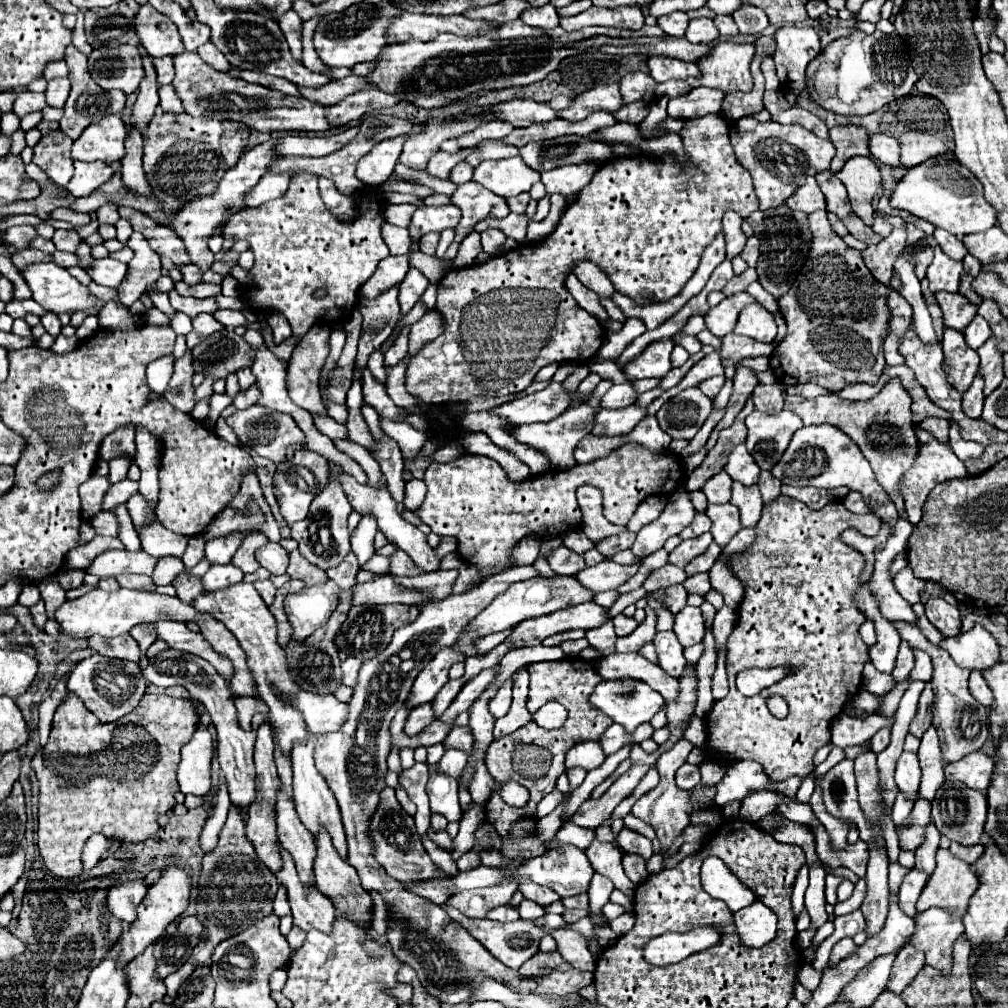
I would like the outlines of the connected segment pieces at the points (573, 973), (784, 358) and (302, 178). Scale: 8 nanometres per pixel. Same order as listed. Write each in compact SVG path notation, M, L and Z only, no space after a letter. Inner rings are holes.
M510 567L510 569L504 569L502 573L490 575L480 585L468 589L466 593L448 595L442 601L422 603L420 615L416 617L416 621L396 629L390 645L382 653L378 653L378 657L362 663L358 683L354 687L354 695L348 701L348 719L342 725L342 729L334 733L324 733L316 741L316 751L314 751L316 767L326 777L340 805L342 823L344 823L346 839L348 839L348 863L356 867L362 887L366 891L370 889L378 891L386 899L386 903L392 907L390 909L390 913L394 915L392 933L388 933L386 939L390 941L398 959L414 967L426 991L438 997L442 1003L470 1001L470 993L458 993L458 979L470 981L474 977L474 971L484 971L488 977L494 977L496 981L508 985L516 993L568 995L568 993L580 991L584 985L590 985L594 981L594 975L590 971L578 971L578 969L552 971L550 975L530 977L530 979L522 977L518 971L512 971L510 967L500 963L496 957L492 957L468 931L464 931L460 925L450 921L438 905L410 893L398 881L394 881L374 861L372 845L368 839L368 821L378 805L378 793L384 789L384 777L388 771L388 765L386 765L386 757L390 753L388 727L400 703L406 701L406 697L410 695L416 675L434 657L434 653L438 653L446 645L454 645L458 637L466 633L468 623L486 605L490 605L498 593L508 589L514 581L524 581L536 575L538 571L534 567Z
M824 209L810 213L808 223L812 231L808 259L790 291L778 299L788 333L774 349L770 367L784 385L818 383L838 391L850 383L876 383L886 365L882 345L892 319L888 307L890 287L876 281L864 265L862 253L848 247L832 231Z
M300 171L292 177L288 191L280 199L268 201L256 209L242 209L234 217L230 217L230 221L224 225L224 239L248 241L250 251L254 253L254 267L248 271L250 287L244 285L246 303L258 311L284 315L292 327L296 341L300 341L314 325L334 325L350 317L350 311L358 303L358 289L364 285L364 281L368 281L368 277L372 277L374 267L378 267L378 263L390 255L388 245L380 235L380 229L386 223L384 201L374 197L376 195L360 193L358 213L352 221L342 221L334 217L324 205L318 191L318 177ZM318 287L324 287L328 291L328 297L322 301L314 299L314 291Z

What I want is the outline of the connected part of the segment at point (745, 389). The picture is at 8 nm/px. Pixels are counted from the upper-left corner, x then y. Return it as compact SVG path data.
M740 367L736 369L736 377L734 377L734 391L732 391L732 397L730 397L730 403L726 407L726 413L722 417L722 421L716 425L714 431L720 431L720 429L726 429L734 423L736 415L742 411L746 399L752 395L754 387L758 385L756 377L754 377L754 371L750 371L748 367Z

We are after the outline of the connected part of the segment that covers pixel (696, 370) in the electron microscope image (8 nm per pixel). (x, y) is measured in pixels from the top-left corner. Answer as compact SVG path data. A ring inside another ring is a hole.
M712 351L712 353L706 355L704 359L700 359L700 361L686 373L686 377L684 377L676 387L664 391L658 399L654 399L654 401L648 405L648 415L656 415L656 411L662 407L662 403L666 403L670 397L678 395L680 391L684 391L684 389L688 389L688 387L698 385L698 383L704 381L704 379L710 379L710 377L714 377L714 375L724 375L722 357L720 357L718 351Z

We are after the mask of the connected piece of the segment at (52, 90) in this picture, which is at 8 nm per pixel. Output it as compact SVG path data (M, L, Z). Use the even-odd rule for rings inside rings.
M52 79L46 87L46 103L50 107L64 107L70 93L70 79Z

